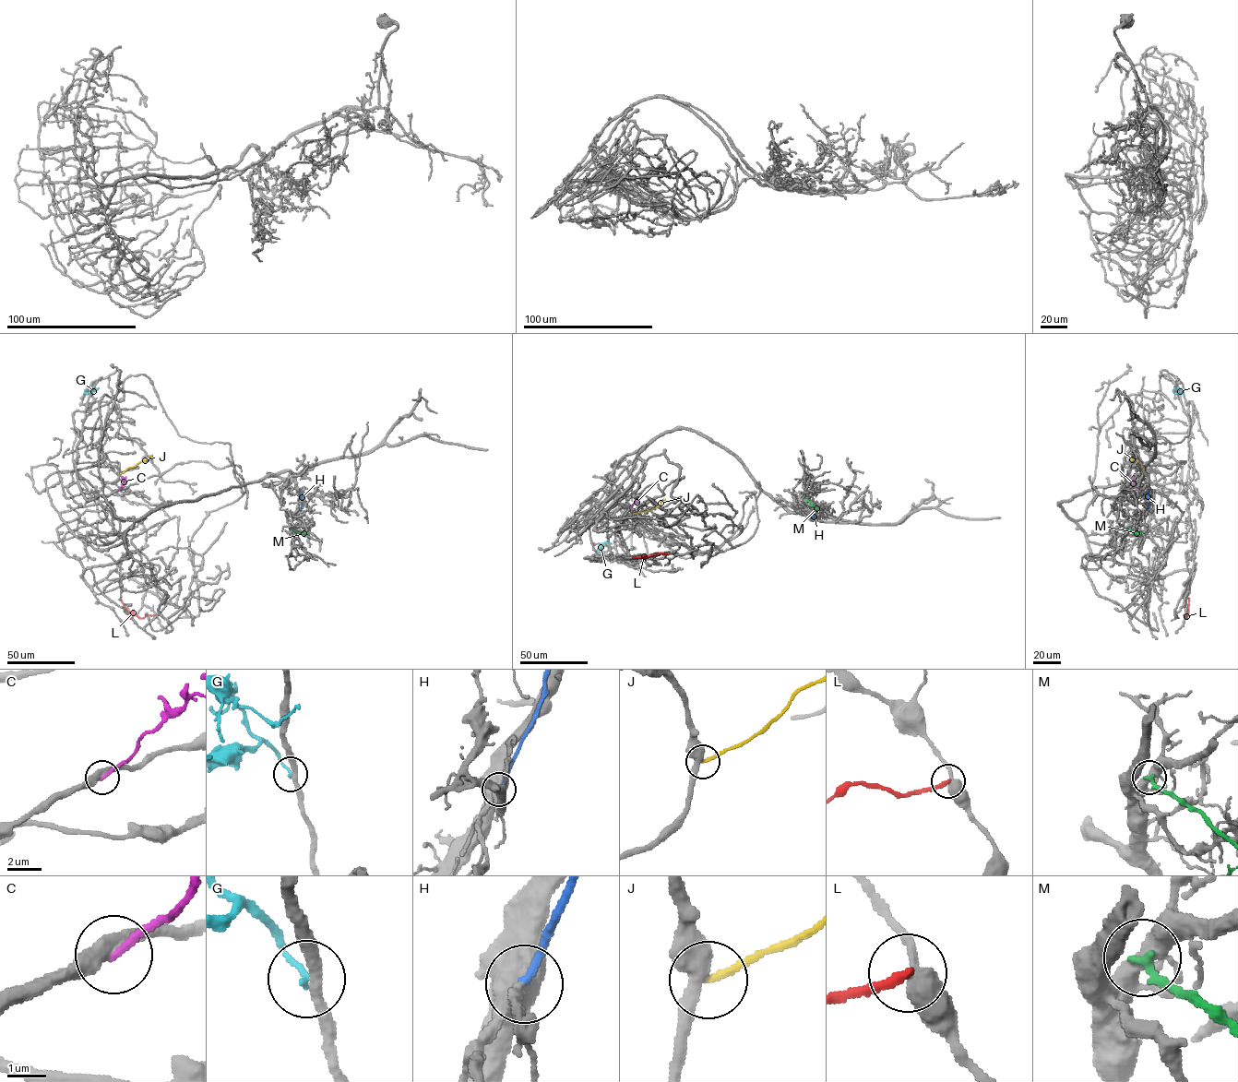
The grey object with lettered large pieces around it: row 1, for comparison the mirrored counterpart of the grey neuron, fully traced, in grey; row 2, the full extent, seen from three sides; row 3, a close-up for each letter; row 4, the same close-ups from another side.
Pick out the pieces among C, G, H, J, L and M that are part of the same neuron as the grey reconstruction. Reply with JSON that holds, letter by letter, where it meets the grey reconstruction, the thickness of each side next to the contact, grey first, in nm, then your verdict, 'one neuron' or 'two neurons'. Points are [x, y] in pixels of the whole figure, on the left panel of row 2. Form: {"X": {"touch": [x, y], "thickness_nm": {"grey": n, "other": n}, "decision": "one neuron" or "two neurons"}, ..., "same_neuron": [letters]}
{"C": {"touch": [117, 491], "thickness_nm": {"grey": 420, "other": 180}, "decision": "two neurons"}, "G": {"touch": [85, 394], "thickness_nm": {"grey": 320, "other": 130}, "decision": "two neurons"}, "H": {"touch": [300, 509], "thickness_nm": {"grey": 440, "other": 200}, "decision": "two neurons"}, "J": {"touch": [120, 474], "thickness_nm": {"grey": 480, "other": 170}, "decision": "two neurons"}, "L": {"touch": [155, 614], "thickness_nm": {"grey": 460, "other": 220}, "decision": "two neurons"}, "M": {"touch": [291, 529], "thickness_nm": {"grey": 400, "other": 240}, "decision": "two neurons"}, "same_neuron": []}

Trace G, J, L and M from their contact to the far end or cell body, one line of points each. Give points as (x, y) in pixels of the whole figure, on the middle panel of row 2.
G: (598, 552), (604, 542), (611, 543)
J: (632, 513), (650, 511), (664, 500)
L: (668, 553), (634, 557)
M: (804, 498), (822, 510)

